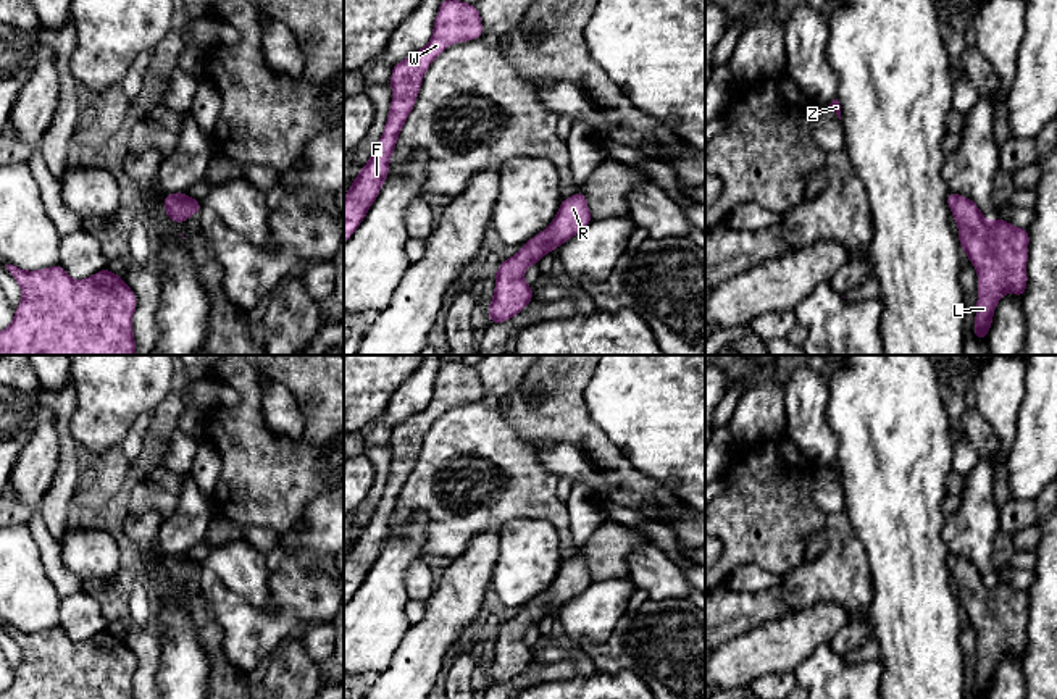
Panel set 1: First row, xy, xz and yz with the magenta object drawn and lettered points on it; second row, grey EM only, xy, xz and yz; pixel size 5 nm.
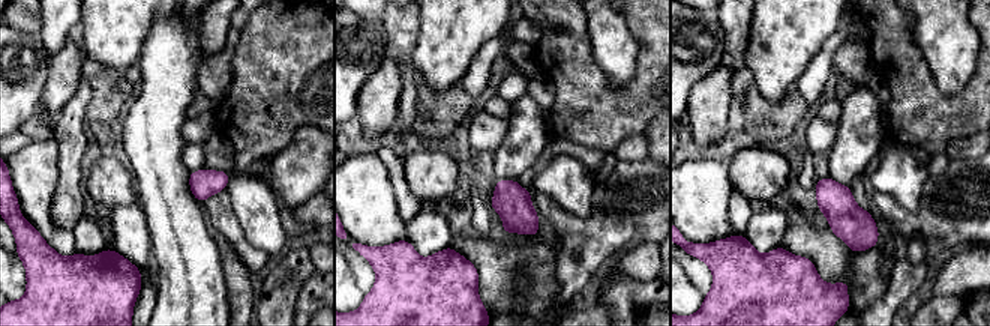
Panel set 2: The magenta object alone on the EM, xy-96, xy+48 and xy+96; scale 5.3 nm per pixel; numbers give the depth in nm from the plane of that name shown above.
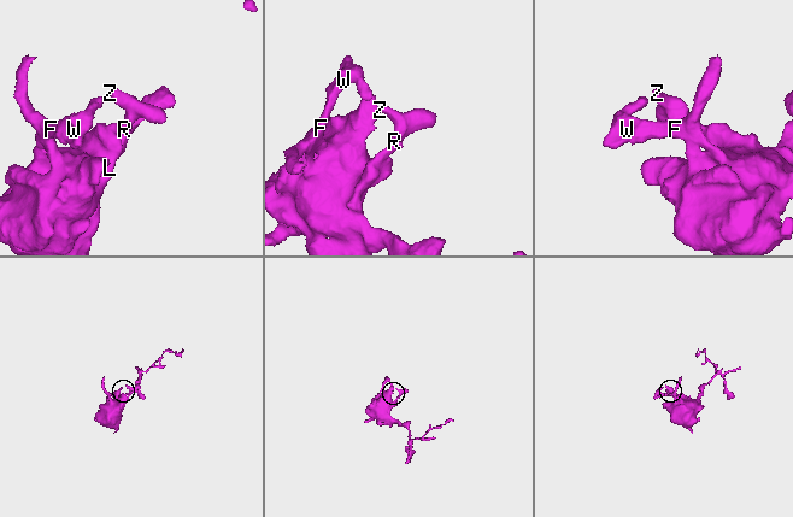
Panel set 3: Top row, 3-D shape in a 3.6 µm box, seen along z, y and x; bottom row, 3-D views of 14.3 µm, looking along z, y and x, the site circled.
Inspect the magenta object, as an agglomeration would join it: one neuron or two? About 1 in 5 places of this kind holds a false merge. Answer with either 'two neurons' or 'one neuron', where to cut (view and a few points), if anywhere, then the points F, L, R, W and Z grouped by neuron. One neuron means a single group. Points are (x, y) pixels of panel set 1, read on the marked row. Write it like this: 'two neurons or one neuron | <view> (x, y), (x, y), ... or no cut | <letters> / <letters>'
one neuron | no cut | F L R W Z

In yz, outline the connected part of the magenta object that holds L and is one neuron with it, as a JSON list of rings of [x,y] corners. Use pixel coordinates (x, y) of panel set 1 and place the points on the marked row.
[[[952,190],[946,202],[959,224],[962,250],[978,273],[973,337],[983,341],[999,299],[1009,292],[1023,299],[1026,292],[1028,228],[1015,228],[1001,216],[988,223],[971,199]]]

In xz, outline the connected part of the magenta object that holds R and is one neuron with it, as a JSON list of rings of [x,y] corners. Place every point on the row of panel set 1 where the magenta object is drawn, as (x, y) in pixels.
[[[583,190],[563,199],[554,221],[531,237],[526,245],[521,245],[516,255],[500,262],[494,276],[495,291],[487,310],[487,320],[503,323],[523,312],[534,297],[531,286],[523,278],[526,268],[537,265],[545,253],[584,231],[591,221],[592,216]]]

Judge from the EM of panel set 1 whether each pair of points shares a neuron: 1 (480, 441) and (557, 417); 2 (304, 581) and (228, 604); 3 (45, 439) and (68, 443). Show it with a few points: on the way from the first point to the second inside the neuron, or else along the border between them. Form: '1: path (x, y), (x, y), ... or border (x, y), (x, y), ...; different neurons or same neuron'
1: border (507, 394), (504, 412), (509, 423), (539, 449); different neurons
2: path (289, 602), (273, 619), (249, 619); same neuron
3: border (42, 414), (52, 417), (58, 441), (52, 478); different neurons

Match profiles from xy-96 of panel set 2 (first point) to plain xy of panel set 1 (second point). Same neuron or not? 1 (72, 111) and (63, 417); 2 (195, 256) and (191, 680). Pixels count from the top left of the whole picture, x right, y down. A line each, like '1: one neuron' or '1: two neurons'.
1: one neuron
2: one neuron

